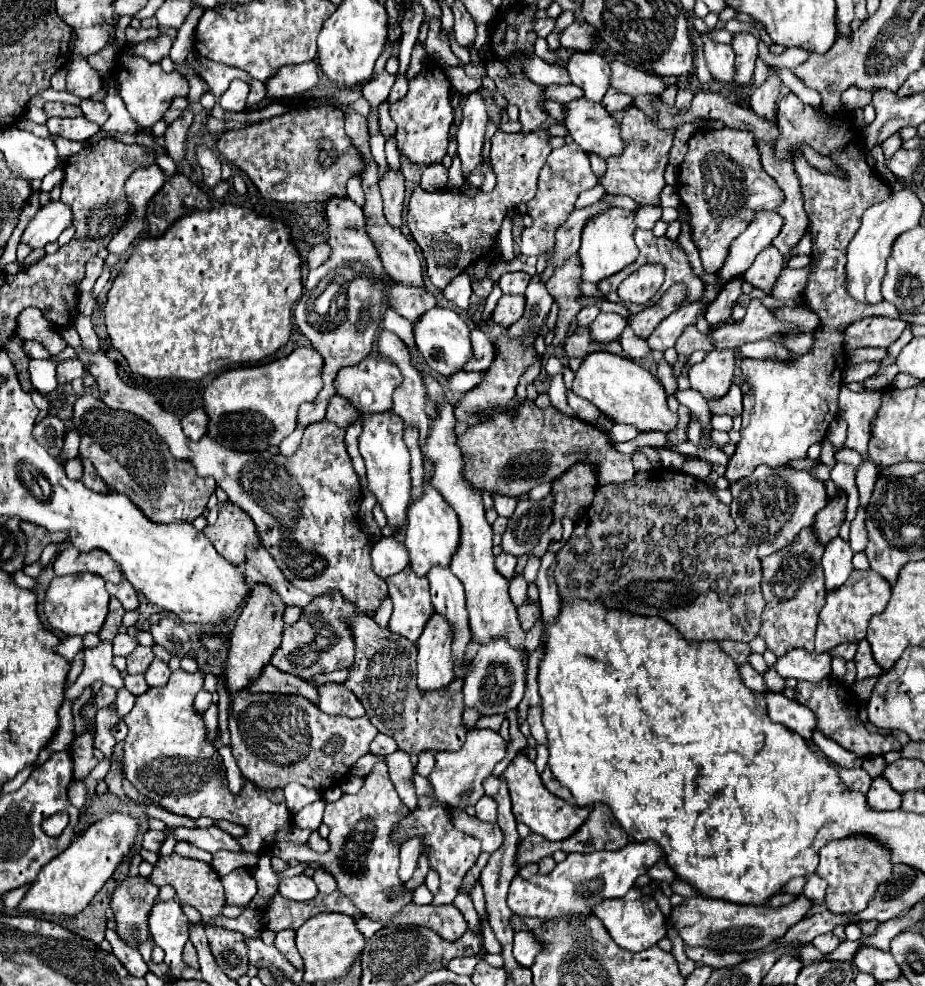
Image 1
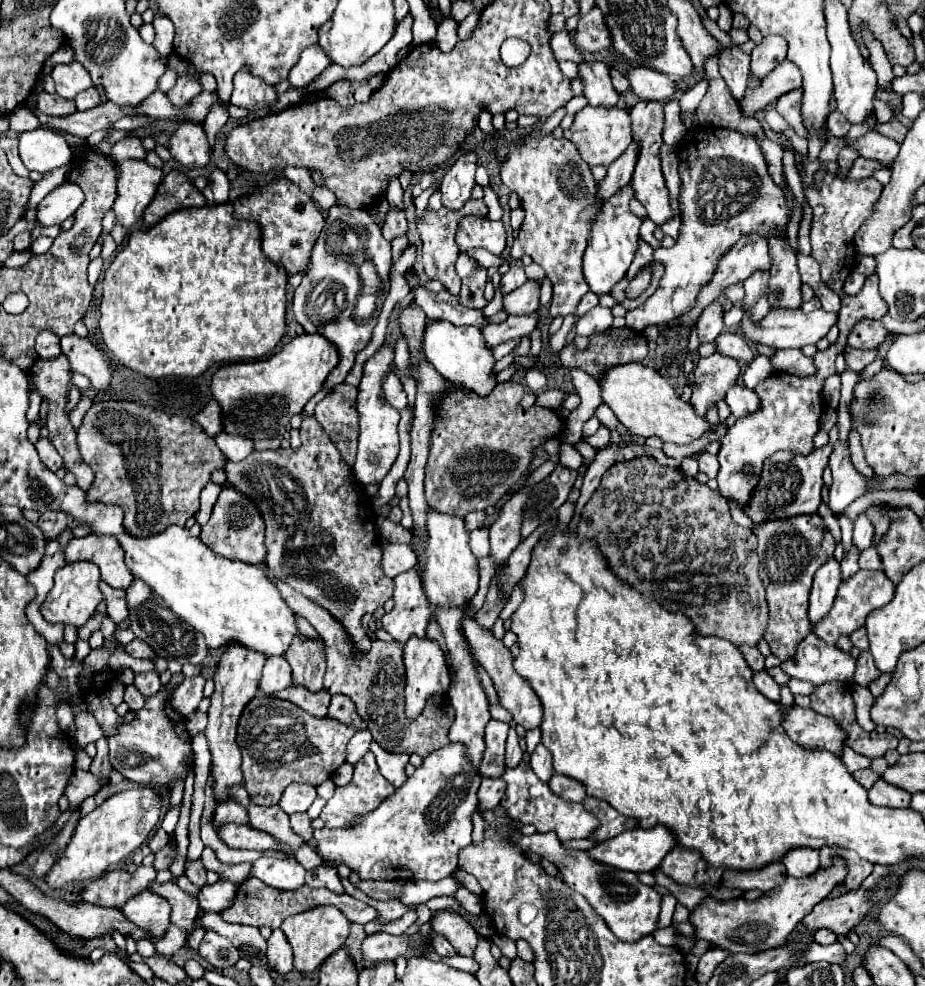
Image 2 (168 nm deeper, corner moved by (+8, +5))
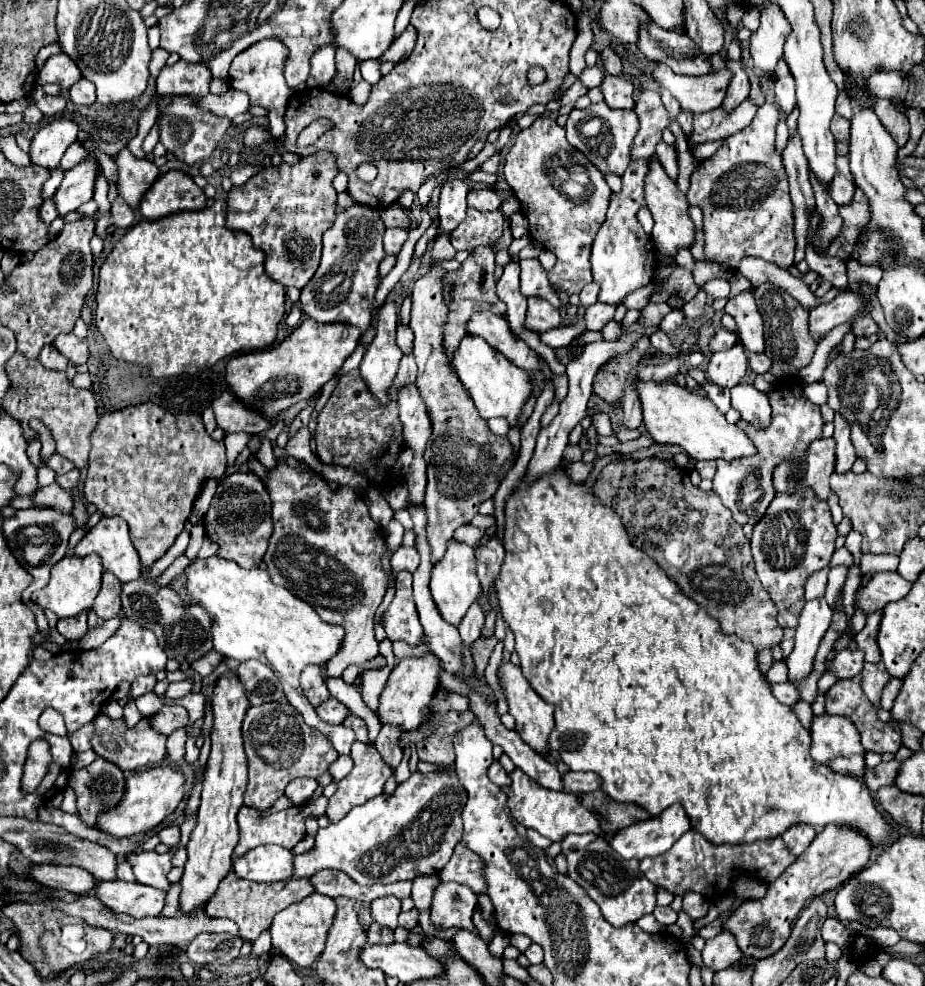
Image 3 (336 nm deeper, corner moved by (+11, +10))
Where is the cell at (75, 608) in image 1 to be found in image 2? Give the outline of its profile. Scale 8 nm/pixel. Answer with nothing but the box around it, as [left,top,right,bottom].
[40,563,102,627]

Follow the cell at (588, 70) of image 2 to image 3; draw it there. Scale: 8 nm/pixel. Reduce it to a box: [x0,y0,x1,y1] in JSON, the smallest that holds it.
[601,74,633,108]

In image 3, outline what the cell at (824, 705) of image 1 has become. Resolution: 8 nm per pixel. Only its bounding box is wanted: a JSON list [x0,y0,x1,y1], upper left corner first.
[825,676,901,754]

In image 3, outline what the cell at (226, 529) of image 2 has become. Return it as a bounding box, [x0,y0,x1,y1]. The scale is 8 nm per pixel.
[203,470,273,568]

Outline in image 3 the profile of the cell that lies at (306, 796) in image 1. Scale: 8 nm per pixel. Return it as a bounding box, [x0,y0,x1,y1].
[285,778,319,806]

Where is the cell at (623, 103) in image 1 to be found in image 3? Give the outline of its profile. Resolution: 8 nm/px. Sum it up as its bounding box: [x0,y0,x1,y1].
[601,48,621,76]

